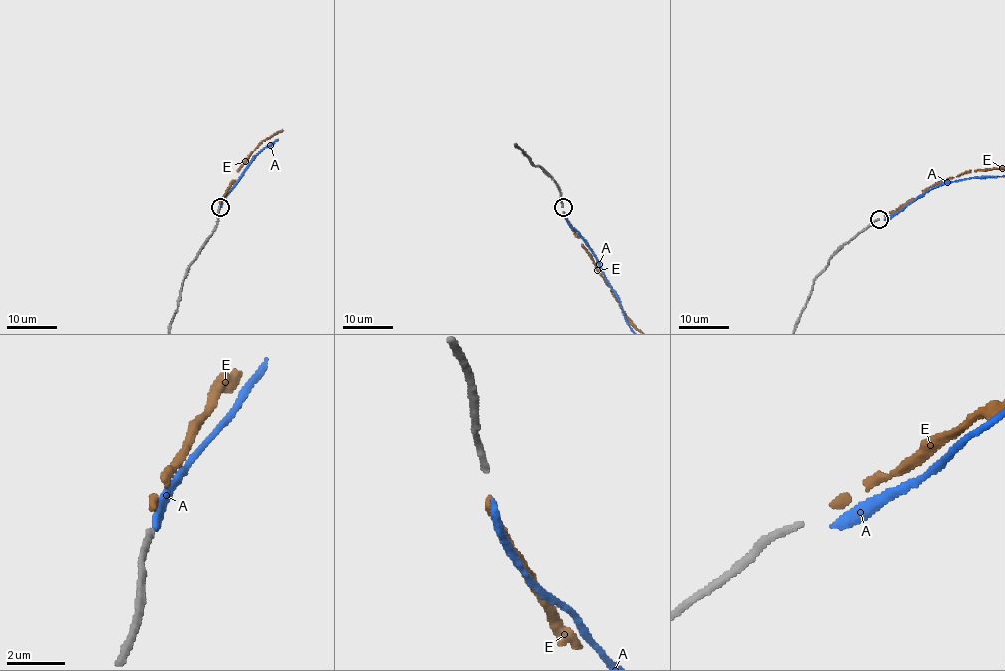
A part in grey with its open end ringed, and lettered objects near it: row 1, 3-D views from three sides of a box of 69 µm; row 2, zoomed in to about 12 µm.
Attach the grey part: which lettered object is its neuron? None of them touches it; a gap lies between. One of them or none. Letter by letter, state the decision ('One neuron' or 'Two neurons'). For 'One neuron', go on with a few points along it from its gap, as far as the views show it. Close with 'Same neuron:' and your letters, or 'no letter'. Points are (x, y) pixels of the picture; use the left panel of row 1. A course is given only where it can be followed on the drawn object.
A: Two neurons
E: One neuron
Same neuron: E

